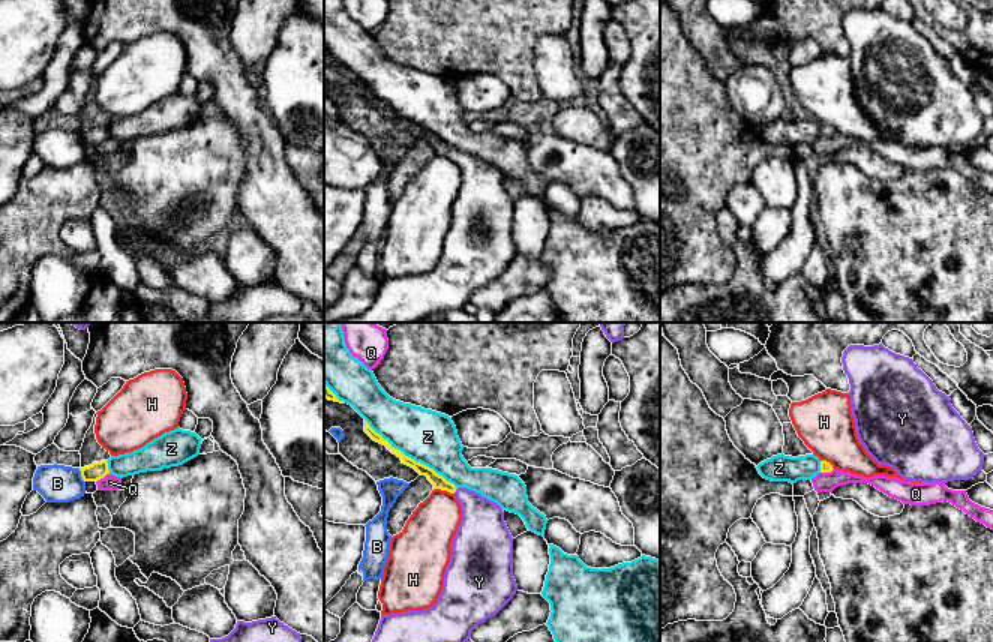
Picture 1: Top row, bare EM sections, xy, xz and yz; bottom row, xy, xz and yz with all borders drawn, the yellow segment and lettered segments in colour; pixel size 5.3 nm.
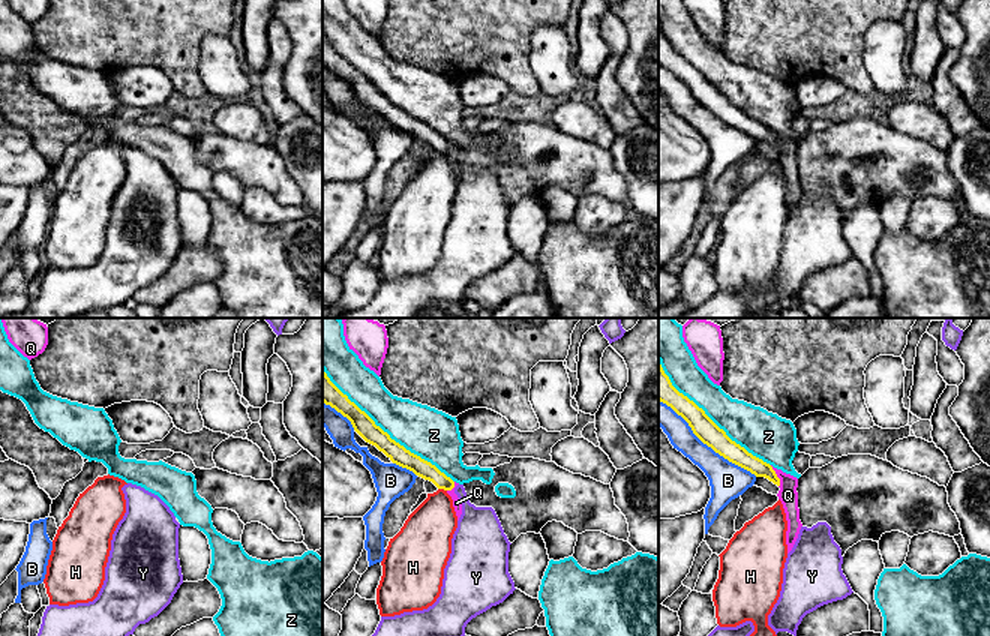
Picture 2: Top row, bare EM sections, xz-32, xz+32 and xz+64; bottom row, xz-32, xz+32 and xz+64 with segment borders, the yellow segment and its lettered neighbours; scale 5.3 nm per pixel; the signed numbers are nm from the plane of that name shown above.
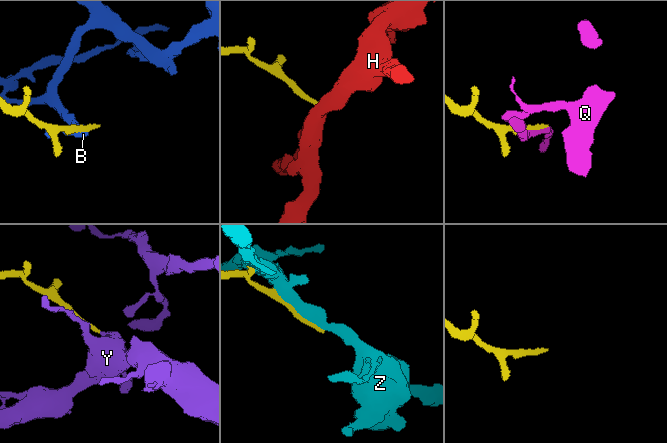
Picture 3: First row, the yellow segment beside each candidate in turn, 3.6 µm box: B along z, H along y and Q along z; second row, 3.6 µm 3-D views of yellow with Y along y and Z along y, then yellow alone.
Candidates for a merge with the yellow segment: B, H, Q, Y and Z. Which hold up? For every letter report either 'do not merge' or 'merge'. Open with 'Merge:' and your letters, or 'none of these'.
Merge: Y
B: do not merge
H: do not merge
Q: do not merge
Y: merge
Z: do not merge

